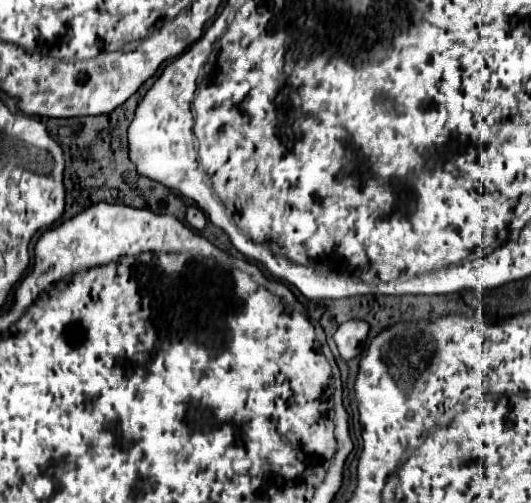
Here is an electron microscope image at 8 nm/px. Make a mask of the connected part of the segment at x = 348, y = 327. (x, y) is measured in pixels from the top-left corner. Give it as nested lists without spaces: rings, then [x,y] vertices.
[[[345,321],[339,325],[333,339],[337,343],[341,359],[349,361],[361,353],[361,347],[367,339],[367,331],[369,331],[369,325],[365,321]]]

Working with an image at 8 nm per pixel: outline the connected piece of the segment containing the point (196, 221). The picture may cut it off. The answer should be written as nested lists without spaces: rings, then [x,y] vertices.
[[[189,207],[189,209],[187,209],[187,223],[189,223],[193,229],[201,231],[201,229],[205,227],[207,219],[205,219],[205,215],[203,215],[203,211],[201,211],[199,207]]]

